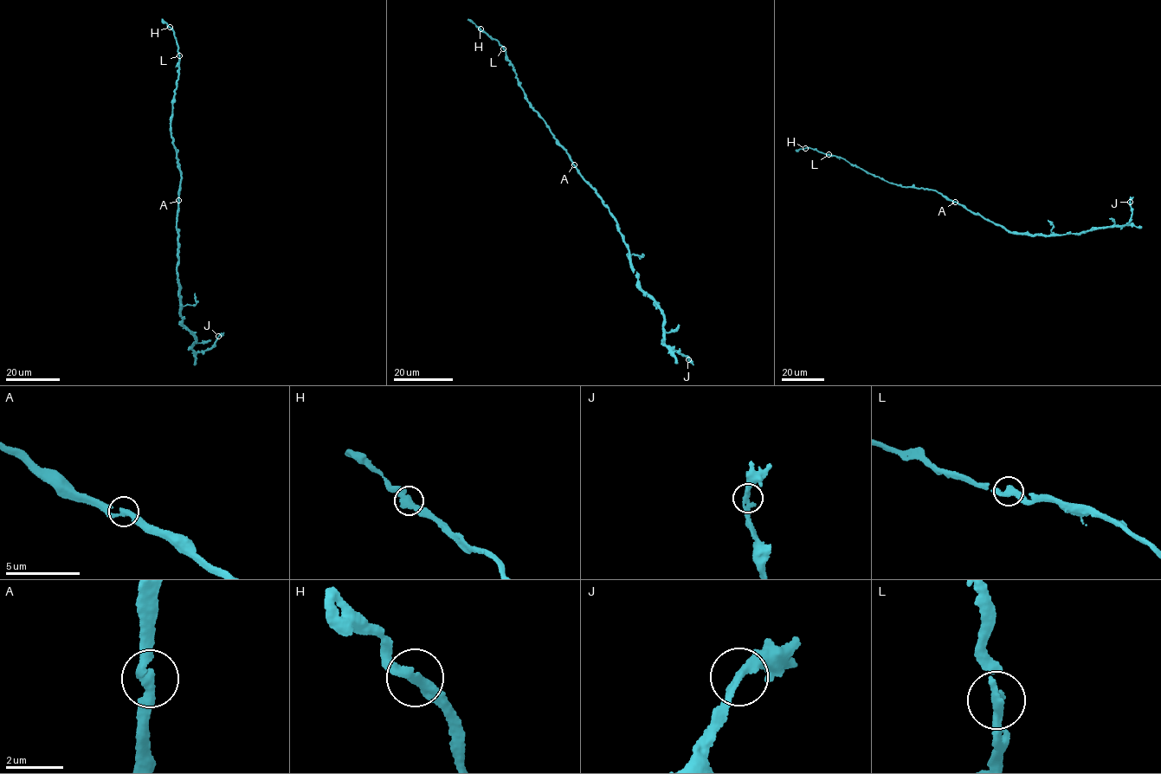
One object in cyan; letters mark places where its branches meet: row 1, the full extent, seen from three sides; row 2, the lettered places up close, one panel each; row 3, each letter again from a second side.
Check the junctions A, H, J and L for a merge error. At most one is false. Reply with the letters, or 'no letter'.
no letter

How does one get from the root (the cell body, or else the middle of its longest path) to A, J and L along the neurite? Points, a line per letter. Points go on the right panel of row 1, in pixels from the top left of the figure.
A: (970, 212), (955, 202)
J: (970, 212), (1011, 232), (1054, 236), (1121, 227), (1131, 219), (1130, 202)
L: (970, 212), (934, 190), (889, 183), (845, 159), (828, 154)

